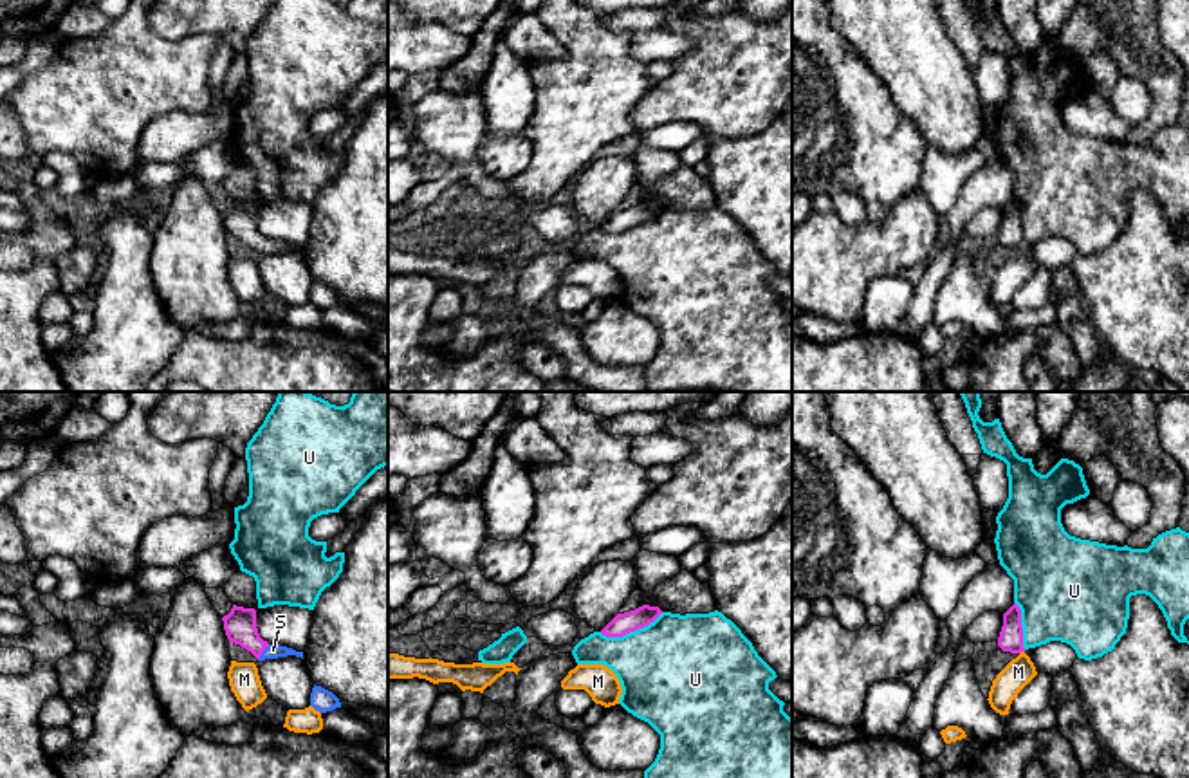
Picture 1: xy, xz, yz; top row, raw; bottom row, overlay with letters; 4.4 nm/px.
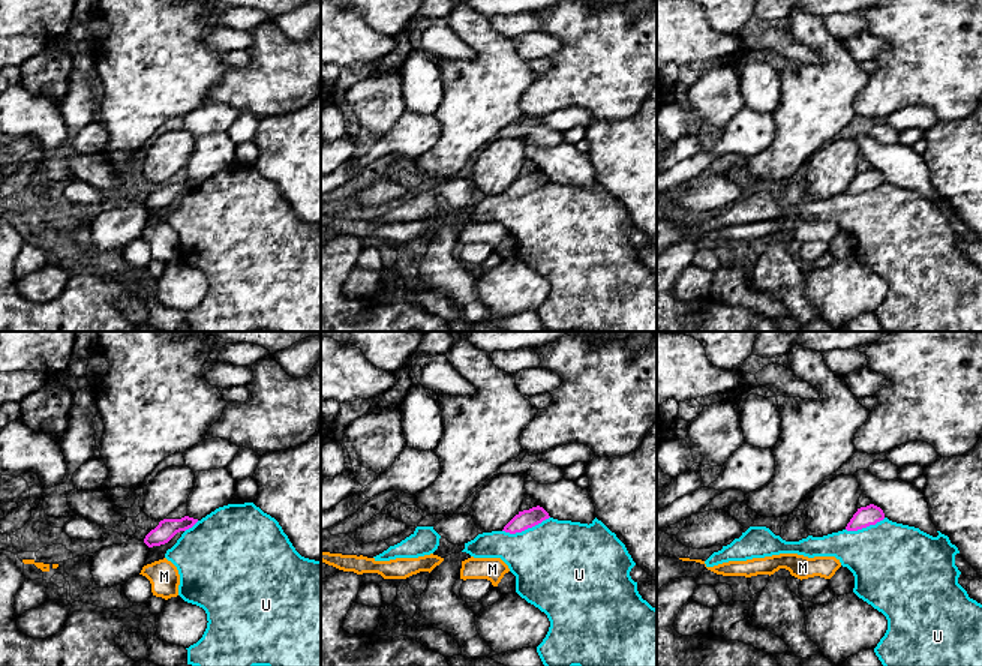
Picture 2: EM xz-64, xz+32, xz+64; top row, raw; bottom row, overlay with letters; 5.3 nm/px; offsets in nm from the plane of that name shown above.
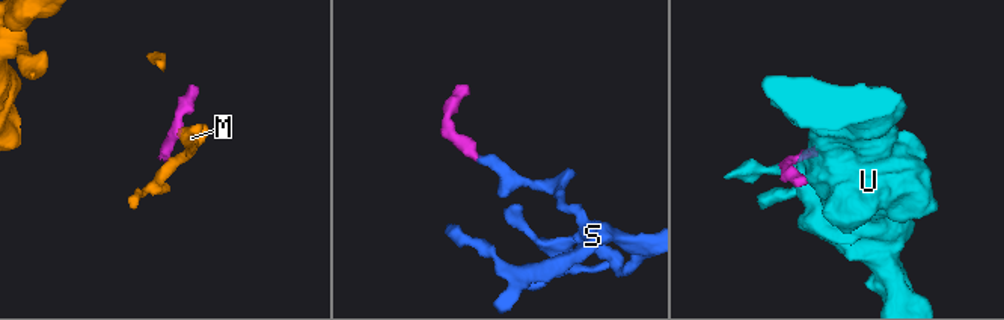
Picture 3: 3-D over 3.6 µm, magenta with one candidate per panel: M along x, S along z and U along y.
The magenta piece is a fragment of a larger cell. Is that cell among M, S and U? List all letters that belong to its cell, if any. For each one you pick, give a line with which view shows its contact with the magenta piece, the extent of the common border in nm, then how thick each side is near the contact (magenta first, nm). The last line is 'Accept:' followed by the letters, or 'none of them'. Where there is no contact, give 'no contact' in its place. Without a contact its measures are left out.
S: contact in xy; length 90 nm; calibres 140 and 60 nm
Accept: S

